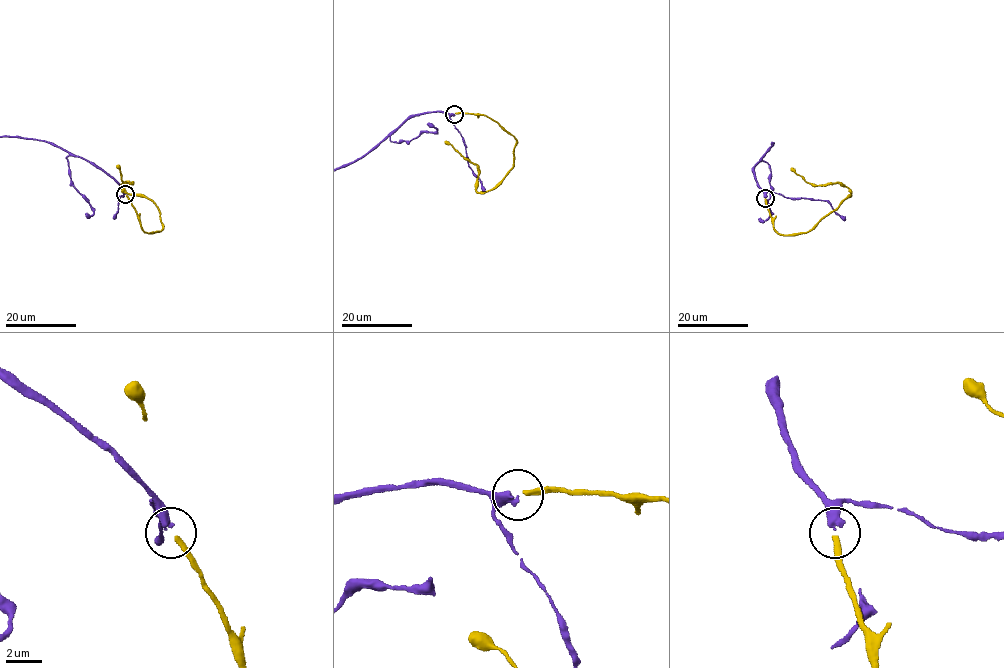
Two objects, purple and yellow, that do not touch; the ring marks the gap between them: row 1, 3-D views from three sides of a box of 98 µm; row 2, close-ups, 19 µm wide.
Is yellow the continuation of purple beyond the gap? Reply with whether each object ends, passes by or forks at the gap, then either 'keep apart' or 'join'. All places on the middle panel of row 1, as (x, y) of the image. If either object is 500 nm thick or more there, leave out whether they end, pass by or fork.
purple ends; yellow ends; join

